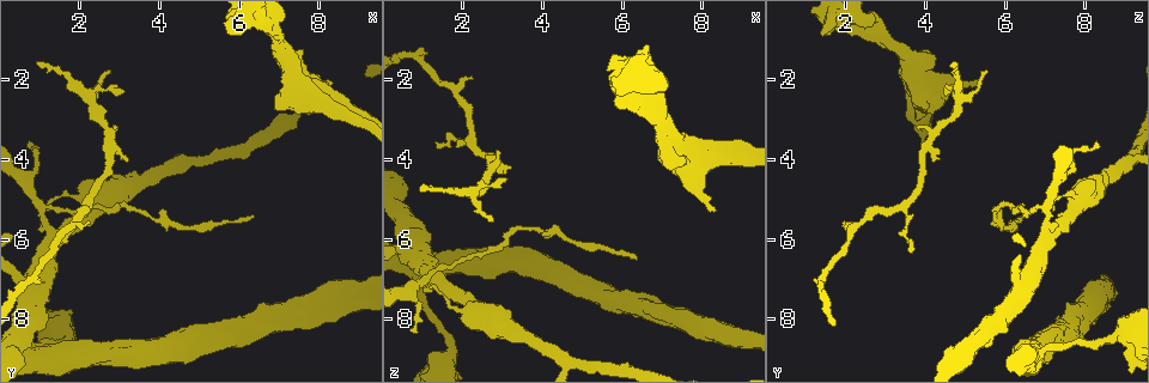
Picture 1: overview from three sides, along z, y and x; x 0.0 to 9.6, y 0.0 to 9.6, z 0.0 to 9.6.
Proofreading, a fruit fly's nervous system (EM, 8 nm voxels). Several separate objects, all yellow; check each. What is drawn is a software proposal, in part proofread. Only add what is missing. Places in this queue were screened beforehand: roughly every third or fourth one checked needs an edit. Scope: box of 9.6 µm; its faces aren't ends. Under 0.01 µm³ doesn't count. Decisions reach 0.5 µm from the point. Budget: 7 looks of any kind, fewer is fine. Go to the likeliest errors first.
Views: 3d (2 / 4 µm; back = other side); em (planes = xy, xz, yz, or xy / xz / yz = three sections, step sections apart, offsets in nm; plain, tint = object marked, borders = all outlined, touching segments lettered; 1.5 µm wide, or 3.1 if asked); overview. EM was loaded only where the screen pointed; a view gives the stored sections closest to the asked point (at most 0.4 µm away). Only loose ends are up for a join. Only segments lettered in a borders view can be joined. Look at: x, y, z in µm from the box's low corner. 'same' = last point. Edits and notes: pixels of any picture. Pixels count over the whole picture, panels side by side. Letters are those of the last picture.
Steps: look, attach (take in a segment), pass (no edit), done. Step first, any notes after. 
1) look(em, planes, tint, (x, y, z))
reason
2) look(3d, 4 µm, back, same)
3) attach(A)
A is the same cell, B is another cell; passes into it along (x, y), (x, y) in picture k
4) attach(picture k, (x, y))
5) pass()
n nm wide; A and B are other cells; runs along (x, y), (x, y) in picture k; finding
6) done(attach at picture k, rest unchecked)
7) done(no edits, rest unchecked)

look(em, planes, borders, (8.30, 2.10, 5.25))
an open end

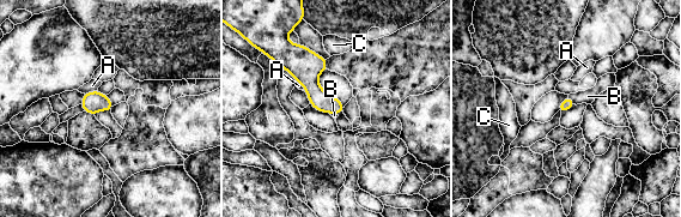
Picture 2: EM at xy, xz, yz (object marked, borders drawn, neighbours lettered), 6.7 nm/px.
attach(B)
B is the same cell, A and C are other cells; passes into it along (567, 103), (572, 100), (603, 83) in picture 2; the cell continues

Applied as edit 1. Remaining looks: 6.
look(em, planes, plain, (2.75, 1.75, 5.55))
an open end

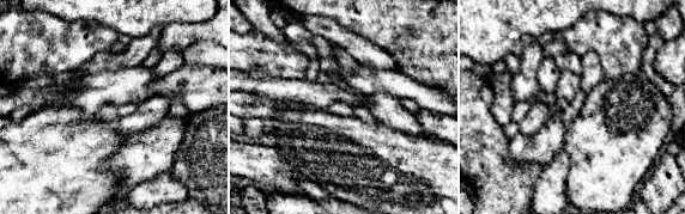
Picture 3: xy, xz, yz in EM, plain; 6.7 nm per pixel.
look(em, planes, tint, same)
with the object marked

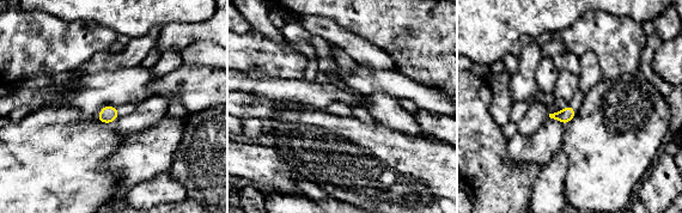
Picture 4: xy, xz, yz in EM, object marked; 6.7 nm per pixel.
look(em, planes, borders, same)
see the neighbours

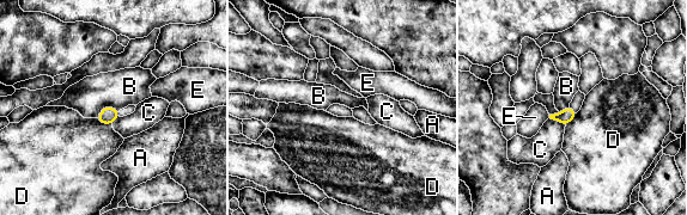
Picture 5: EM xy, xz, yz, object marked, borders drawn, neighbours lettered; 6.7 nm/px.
pass()
B touches over 170 nm; A, B, C, D and E are other cells; border along (119, 110), (105, 106), (96, 117) in picture 5; none of them fits

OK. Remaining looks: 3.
look(em, planes, borders, (0.95, 1.55, 4.75))
an open end

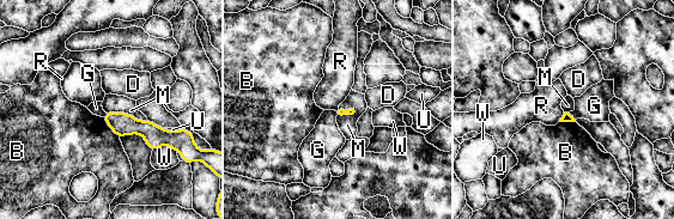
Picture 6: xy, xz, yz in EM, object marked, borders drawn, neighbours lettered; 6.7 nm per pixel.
pass()
B, D, G, M, R, U and W are other cells; border along (356, 111), (336, 116) in picture 6; no lettered segment goes on from it

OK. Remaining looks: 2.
done(attach at picture 2, rest unchecked)

